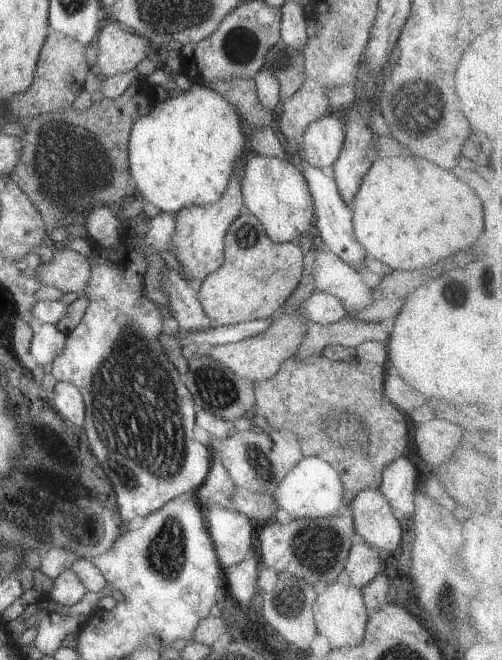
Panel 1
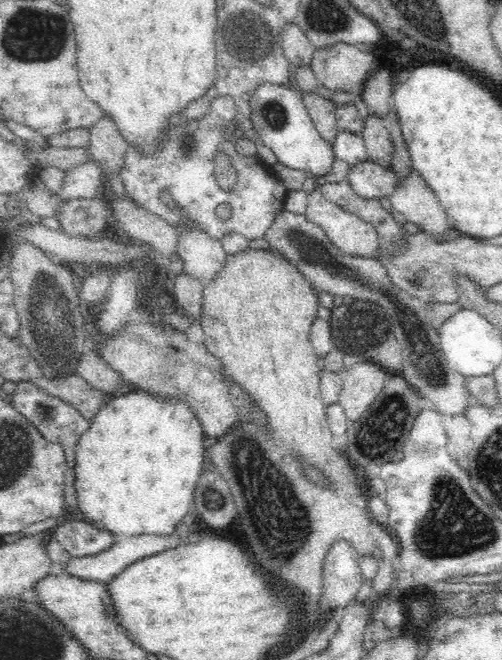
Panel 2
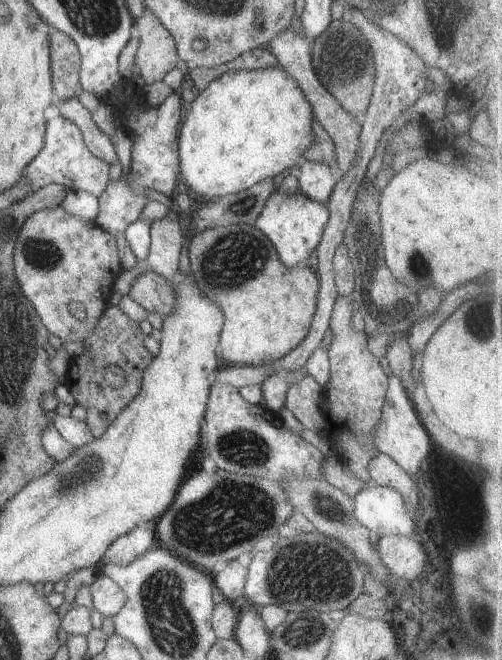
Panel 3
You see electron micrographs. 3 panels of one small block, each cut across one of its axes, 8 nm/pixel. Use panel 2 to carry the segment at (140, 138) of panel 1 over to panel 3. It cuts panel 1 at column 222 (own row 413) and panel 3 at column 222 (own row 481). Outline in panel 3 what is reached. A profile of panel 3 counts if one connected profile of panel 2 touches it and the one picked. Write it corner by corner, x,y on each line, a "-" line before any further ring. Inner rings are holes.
270,66
270,68
262,68
250,71
228,71
221,74
211,82
205,89
199,91
195,96
194,102
191,103
190,112
186,114
184,122
181,122
180,132
178,135
179,158
180,158
180,180
186,184
188,191
198,202
212,201
228,194
239,193
246,190
261,180
272,180
278,174
282,174
288,168
295,168
303,161
304,152
312,146
314,142
314,132
312,132
312,124
316,122
312,112
310,102
306,100
306,96
302,94
302,88
298,86
298,82
294,80
294,76
290,76
290,72
286,72
280,66

